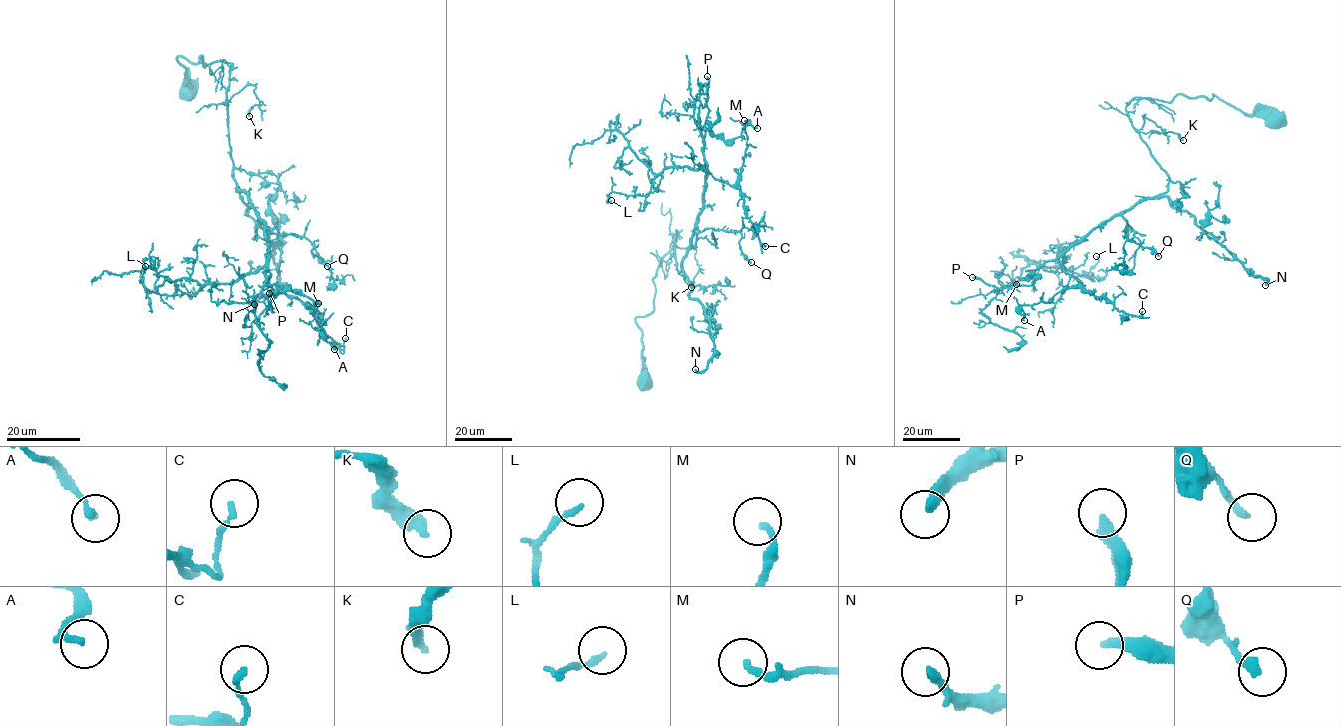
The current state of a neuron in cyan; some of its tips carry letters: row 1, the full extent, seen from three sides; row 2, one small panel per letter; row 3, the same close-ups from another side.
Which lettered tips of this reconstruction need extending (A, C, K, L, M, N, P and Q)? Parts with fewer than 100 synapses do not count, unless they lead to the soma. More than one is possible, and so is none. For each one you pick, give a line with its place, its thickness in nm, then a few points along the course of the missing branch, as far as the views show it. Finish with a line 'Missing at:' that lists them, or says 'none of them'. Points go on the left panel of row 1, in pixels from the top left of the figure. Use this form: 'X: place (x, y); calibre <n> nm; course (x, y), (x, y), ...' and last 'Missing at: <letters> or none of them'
N: place (254, 304); calibre 280 nm; course (254, 304), (221, 330), (213, 348), (197, 360), (187, 346), (185, 326), (171, 300), (180, 291), (180, 267)
Missing at: N

